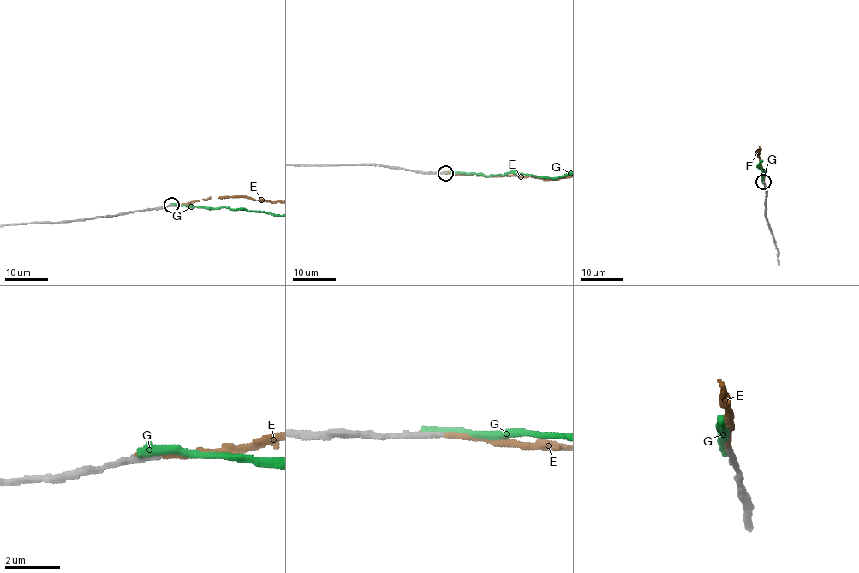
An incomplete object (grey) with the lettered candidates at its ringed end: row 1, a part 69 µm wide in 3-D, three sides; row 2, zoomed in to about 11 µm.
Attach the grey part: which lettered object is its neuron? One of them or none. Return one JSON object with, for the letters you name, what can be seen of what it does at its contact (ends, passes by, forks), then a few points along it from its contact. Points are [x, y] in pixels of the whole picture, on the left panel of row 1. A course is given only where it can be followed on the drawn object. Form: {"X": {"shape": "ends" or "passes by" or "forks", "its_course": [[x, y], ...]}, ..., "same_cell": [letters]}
{"E": {"shape": "ends"}, "same_cell": ["E"]}

